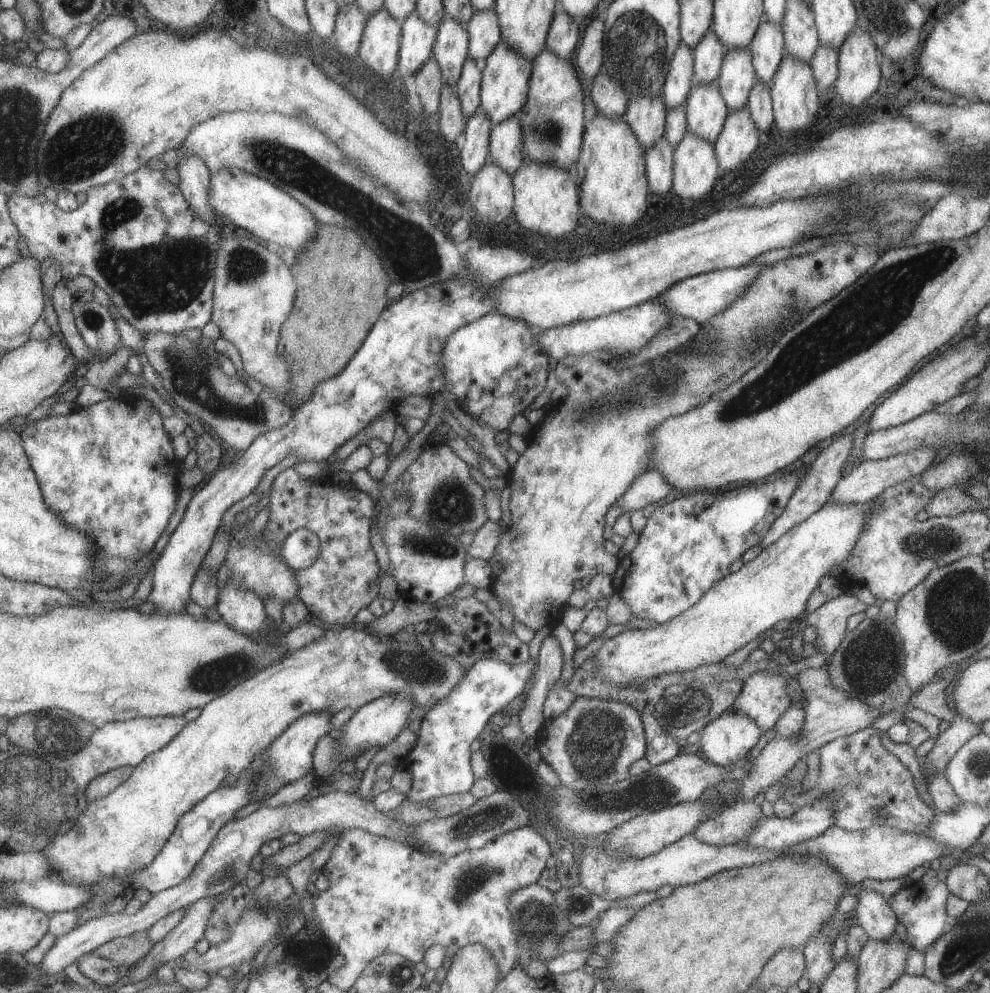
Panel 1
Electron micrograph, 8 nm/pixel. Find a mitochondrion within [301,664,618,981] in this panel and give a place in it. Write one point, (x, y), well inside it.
(538, 926)

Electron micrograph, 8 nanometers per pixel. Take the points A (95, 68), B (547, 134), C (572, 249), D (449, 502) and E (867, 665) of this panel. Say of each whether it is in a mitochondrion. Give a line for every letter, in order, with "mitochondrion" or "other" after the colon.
A: other
B: mitochondrion
C: other
D: mitochondrion
E: mitochondrion

